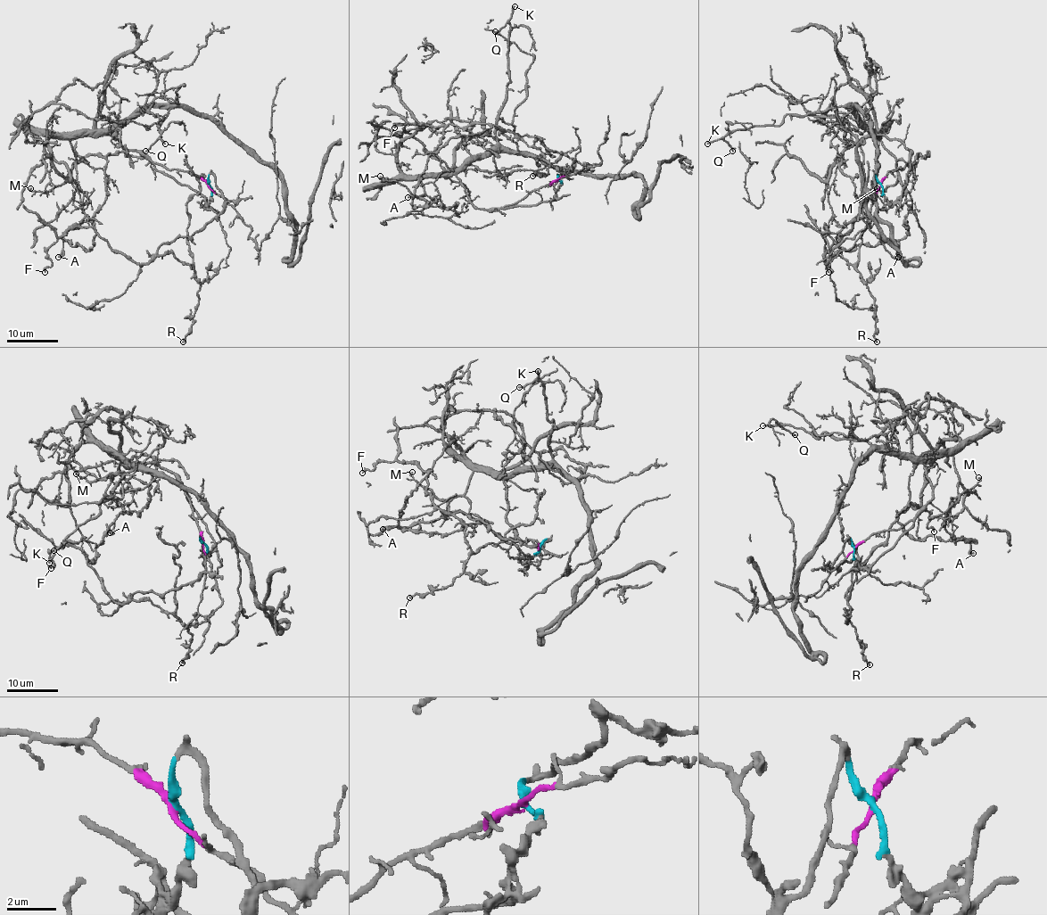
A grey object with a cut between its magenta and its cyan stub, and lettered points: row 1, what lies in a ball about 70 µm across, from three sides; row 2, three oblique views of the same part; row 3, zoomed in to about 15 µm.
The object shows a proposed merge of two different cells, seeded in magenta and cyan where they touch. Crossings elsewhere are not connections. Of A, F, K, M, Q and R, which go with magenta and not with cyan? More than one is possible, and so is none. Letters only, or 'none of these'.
K, M, Q

